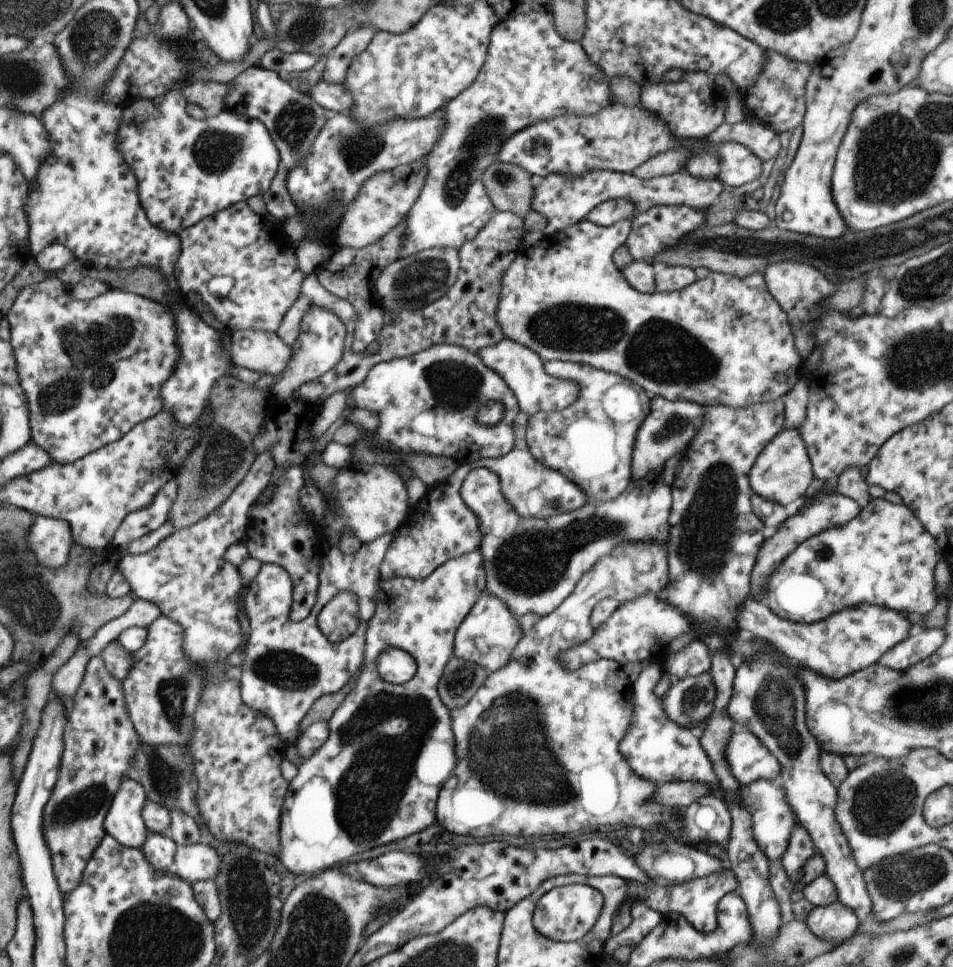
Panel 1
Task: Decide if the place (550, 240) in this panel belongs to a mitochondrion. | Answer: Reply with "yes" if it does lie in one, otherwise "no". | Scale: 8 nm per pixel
no

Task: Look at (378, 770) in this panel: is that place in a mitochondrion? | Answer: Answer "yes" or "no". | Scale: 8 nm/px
yes

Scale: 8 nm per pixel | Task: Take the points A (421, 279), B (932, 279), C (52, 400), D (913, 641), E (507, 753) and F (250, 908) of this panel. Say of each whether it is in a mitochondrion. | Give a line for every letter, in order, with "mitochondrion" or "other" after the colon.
A: mitochondrion
B: mitochondrion
C: mitochondrion
D: other
E: mitochondrion
F: mitochondrion

